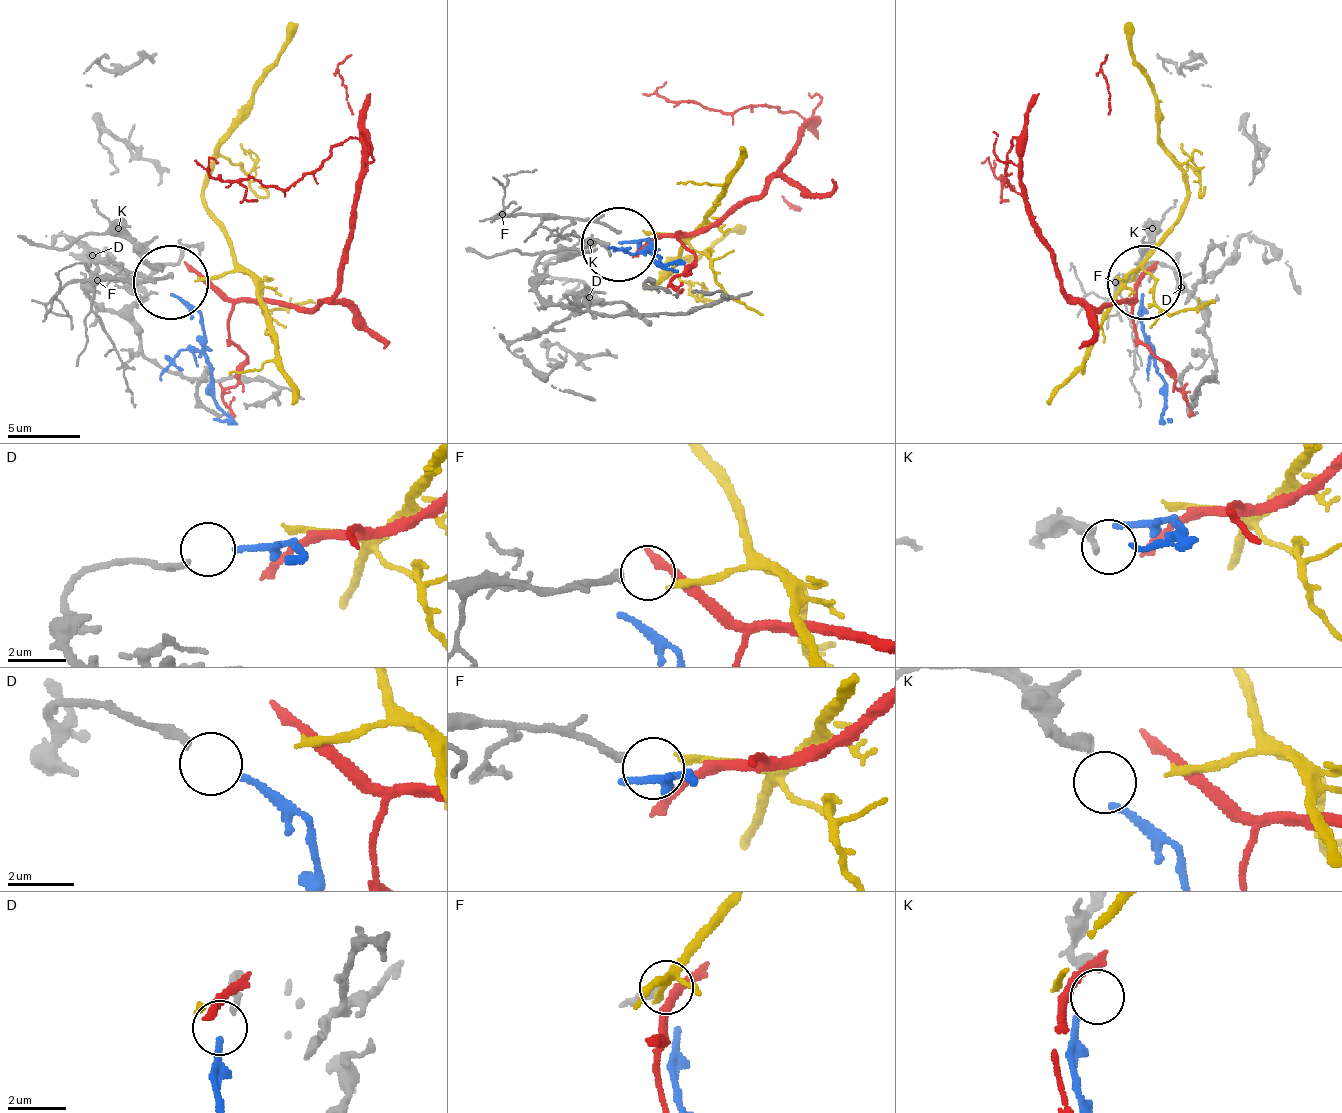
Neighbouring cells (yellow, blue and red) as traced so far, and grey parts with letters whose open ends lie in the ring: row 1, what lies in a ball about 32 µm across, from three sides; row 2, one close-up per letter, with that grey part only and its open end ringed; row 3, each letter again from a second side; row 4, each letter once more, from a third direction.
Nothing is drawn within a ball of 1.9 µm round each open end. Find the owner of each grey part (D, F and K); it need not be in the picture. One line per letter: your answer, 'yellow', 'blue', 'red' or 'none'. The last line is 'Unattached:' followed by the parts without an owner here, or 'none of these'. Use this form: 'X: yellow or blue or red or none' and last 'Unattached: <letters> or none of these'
D: blue
F: yellow
K: none
Unattached: K

